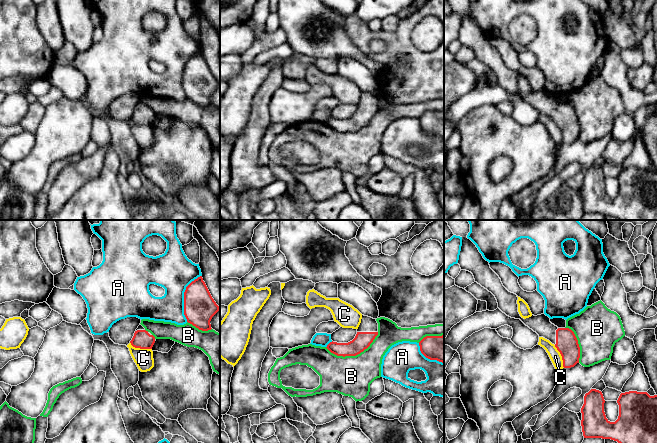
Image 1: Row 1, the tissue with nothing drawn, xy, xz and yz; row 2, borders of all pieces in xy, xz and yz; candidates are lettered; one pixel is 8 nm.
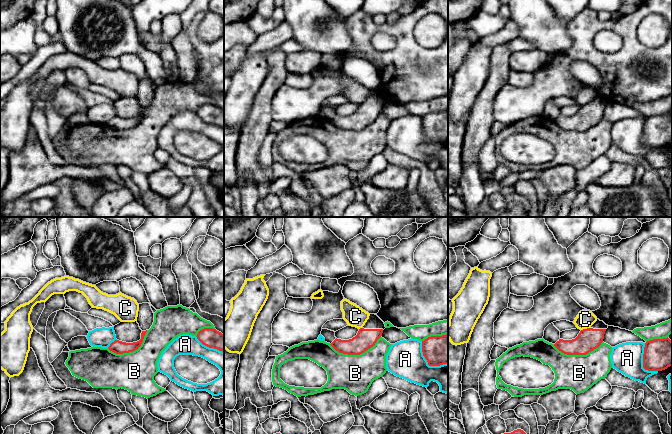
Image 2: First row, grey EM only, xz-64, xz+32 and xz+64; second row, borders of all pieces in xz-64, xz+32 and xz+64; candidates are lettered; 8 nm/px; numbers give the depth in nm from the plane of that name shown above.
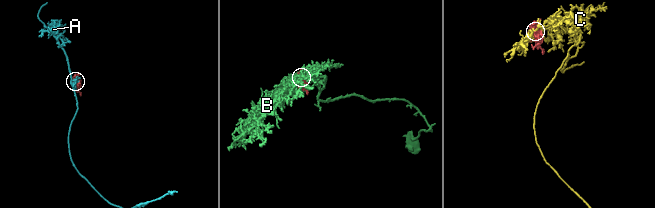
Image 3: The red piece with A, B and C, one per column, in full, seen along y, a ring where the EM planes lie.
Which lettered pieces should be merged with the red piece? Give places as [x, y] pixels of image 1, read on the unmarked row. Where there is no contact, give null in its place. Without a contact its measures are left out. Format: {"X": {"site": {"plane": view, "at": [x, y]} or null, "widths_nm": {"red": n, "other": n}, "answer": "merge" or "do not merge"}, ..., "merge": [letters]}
{"A": {"site": {"plane": "xy", "at": [184, 73]}, "widths_nm": {"red": 260, "other": 320}, "answer": "do not merge"}, "B": {"site": {"plane": "xz", "at": [353, 131]}, "widths_nm": {"red": 140, "other": 320}, "answer": "do not merge"}, "C": {"site": {"plane": "xy", "at": [140, 124]}, "widths_nm": {"red": 150, "other": 150}, "answer": "do not merge"}, "merge": []}

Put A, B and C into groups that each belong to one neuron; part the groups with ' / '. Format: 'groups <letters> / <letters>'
groups A / B / C

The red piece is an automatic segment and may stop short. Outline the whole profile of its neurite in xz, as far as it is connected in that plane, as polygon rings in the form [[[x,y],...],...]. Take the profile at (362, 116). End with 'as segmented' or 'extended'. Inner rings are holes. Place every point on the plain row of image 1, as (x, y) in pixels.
[[[362,91],[355,114],[348,119],[330,118],[327,125],[337,132],[356,132],[367,125],[378,111],[376,95]]] | extended

